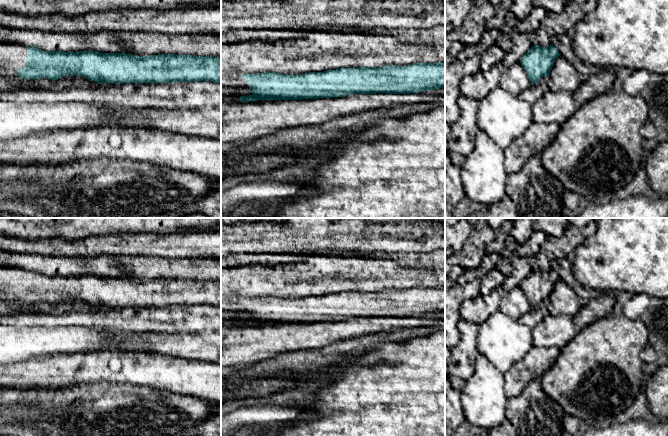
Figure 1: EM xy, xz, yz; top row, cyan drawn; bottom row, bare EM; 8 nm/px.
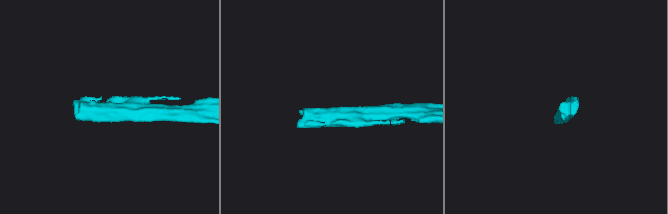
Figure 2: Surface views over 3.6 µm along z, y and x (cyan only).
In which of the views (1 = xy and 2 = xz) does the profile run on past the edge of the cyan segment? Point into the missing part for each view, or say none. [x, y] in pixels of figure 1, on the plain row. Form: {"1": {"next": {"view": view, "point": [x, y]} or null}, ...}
{"1": {"next": {"view": "xy", "point": [13, 281]}}, "2": {"next": {"view": "xz", "point": [232, 307]}}}

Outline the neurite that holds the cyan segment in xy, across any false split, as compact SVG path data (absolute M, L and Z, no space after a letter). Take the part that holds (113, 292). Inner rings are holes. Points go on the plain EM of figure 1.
M0 266L0 296L25 303L47 302L58 304L66 299L85 301L99 308L171 307L211 305L221 308L221 280L159 278L134 280L131 277L101 277L87 274L79 276L46 276L35 270Z

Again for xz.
M445 287L407 290L340 292L299 299L275 296L221 300L221 313L231 317L221 324L302 324L351 318L410 318L445 312ZM249 314L252 319L234 317Z

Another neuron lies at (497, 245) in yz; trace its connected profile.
M505 221L494 233L494 240L486 245L486 253L497 253L502 255L506 237L510 234L512 221Z

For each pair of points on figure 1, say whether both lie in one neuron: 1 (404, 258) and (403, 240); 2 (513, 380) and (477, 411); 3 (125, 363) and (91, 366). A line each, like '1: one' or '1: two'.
1: two
2: two
3: one

